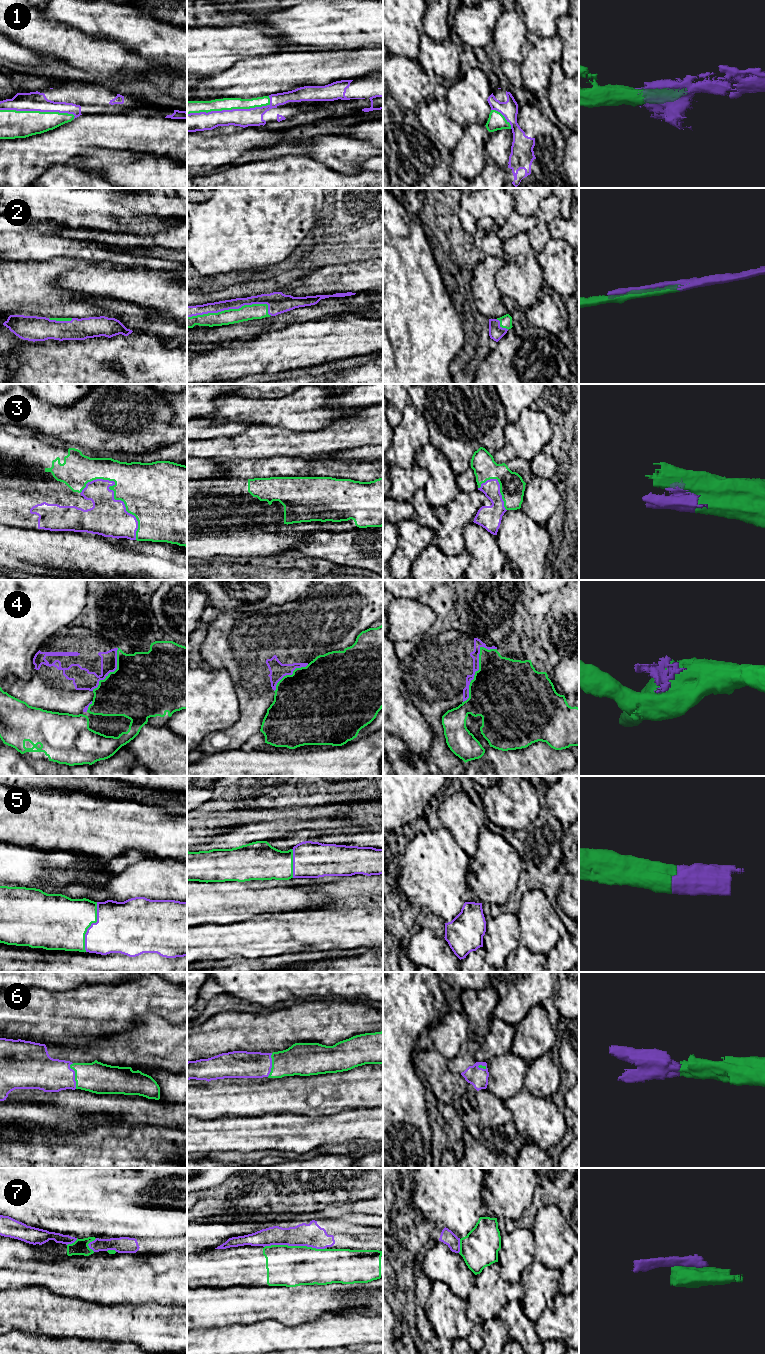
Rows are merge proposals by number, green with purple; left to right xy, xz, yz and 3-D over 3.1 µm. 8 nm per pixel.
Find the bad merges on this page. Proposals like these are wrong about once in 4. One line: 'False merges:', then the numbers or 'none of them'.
False merges: 4, 7

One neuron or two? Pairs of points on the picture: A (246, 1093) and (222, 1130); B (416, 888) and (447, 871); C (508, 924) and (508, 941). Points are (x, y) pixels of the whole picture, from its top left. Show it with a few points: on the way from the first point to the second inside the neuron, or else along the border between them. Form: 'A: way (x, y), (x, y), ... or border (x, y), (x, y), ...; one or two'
A: border (254, 1117), (216, 1117), (207, 1120); two
B: way (424, 880), (434, 871), (439, 871); one
C: way (508, 928), (508, 937); one

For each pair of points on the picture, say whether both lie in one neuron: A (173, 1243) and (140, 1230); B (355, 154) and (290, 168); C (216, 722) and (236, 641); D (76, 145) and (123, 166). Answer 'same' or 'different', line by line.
A: different
B: different
C: different
D: different

